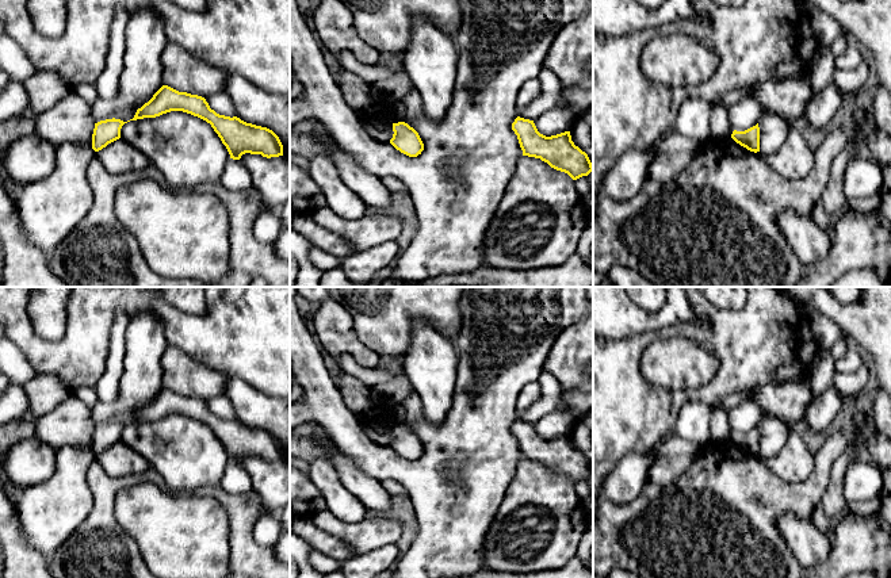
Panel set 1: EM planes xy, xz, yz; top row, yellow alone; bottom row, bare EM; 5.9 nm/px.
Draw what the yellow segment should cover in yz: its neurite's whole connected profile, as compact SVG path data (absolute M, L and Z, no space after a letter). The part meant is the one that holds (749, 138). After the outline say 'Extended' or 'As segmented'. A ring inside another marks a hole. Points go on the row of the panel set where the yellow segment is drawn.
M758 123L745 131L734 130L731 138L750 152L760 152L760 127Z. As segmented

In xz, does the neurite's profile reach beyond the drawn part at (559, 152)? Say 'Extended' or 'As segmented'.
As segmented

